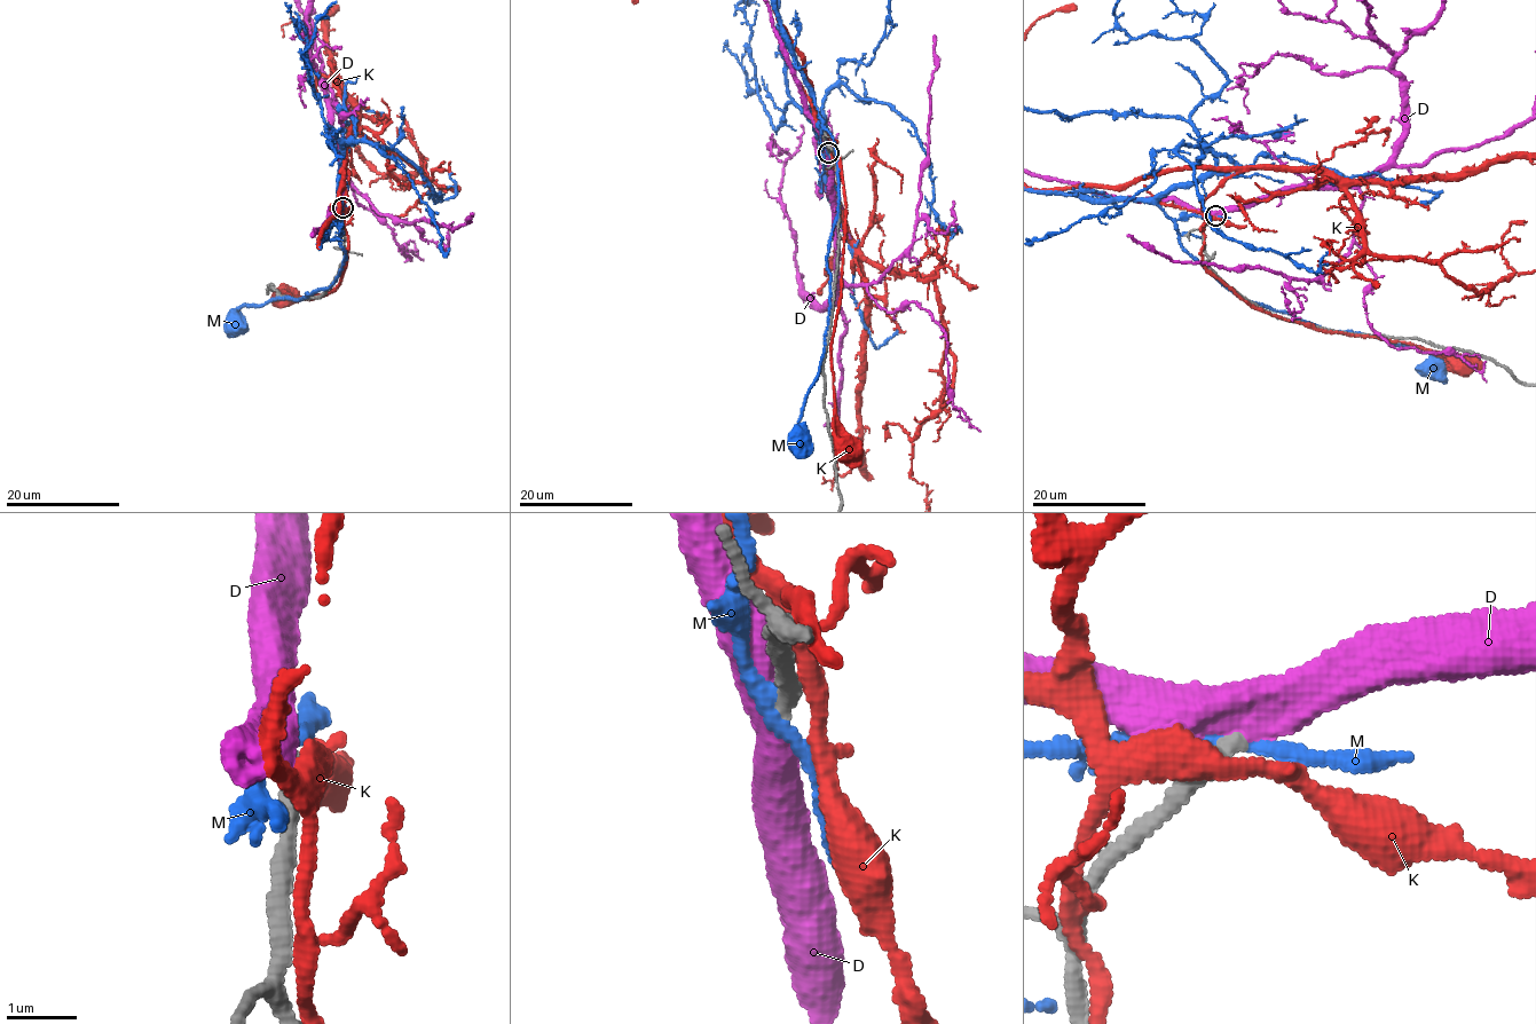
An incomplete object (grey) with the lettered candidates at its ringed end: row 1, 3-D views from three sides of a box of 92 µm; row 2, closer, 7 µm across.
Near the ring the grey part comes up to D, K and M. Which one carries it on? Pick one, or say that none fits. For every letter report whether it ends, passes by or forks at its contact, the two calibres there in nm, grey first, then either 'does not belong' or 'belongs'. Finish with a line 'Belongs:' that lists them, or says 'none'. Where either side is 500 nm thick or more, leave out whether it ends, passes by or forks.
D: 240 nm thick on the grey side, 550 nm on the other; belongs
K: it passes by; 280 nm thick on the grey side, 320 nm on the other; does not belong
M: it passes by; 260 nm thick on the grey side, 200 nm on the other; does not belong
Belongs: D

